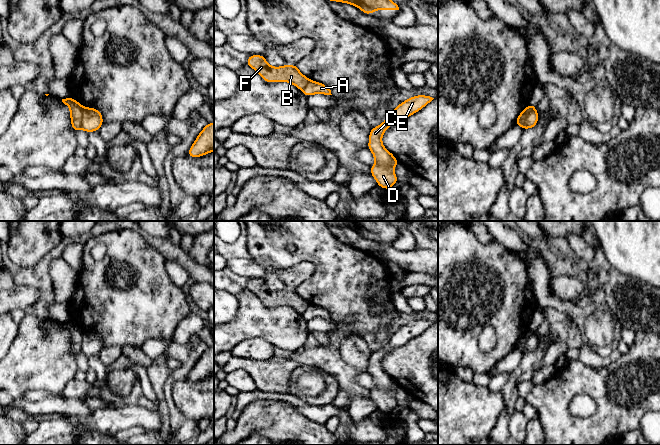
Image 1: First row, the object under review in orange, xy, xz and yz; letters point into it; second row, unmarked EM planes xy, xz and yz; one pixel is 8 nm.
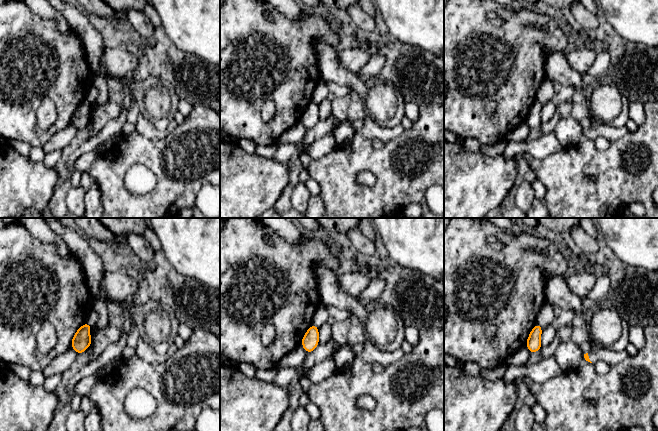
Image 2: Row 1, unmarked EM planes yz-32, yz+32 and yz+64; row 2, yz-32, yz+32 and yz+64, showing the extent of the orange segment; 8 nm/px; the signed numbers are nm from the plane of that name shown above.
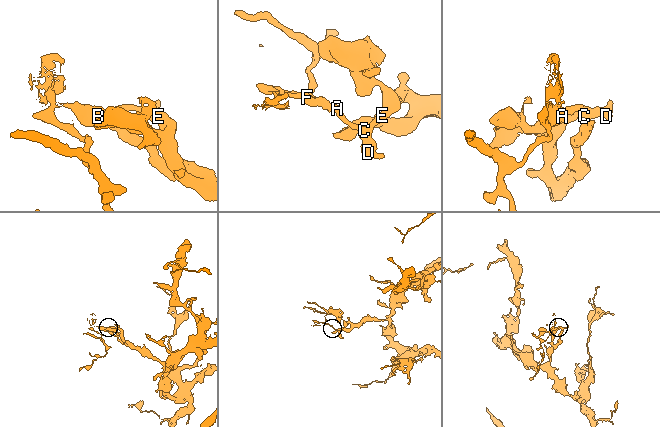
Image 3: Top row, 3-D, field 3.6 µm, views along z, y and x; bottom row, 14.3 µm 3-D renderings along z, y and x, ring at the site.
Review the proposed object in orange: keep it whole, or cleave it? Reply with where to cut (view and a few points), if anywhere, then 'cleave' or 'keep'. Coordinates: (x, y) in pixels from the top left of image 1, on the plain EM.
cut in yz along (529, 329), (526, 333), (523, 352); cleave

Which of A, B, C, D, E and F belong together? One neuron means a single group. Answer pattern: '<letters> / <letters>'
A C D E / B F

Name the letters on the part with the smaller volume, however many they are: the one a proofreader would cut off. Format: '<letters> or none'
B, F

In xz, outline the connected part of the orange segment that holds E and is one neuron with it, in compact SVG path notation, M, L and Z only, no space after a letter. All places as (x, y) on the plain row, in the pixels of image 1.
M417 319L400 327L384 346L370 354L367 372L373 377L376 387L370 391L370 397L377 409L389 414L398 406L393 392L399 388L394 379L382 368L382 359L393 348L406 344L430 327L434 322L427 319Z

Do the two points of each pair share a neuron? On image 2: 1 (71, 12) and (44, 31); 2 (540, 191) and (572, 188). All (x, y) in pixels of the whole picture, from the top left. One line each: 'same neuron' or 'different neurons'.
1: different neurons
2: different neurons

